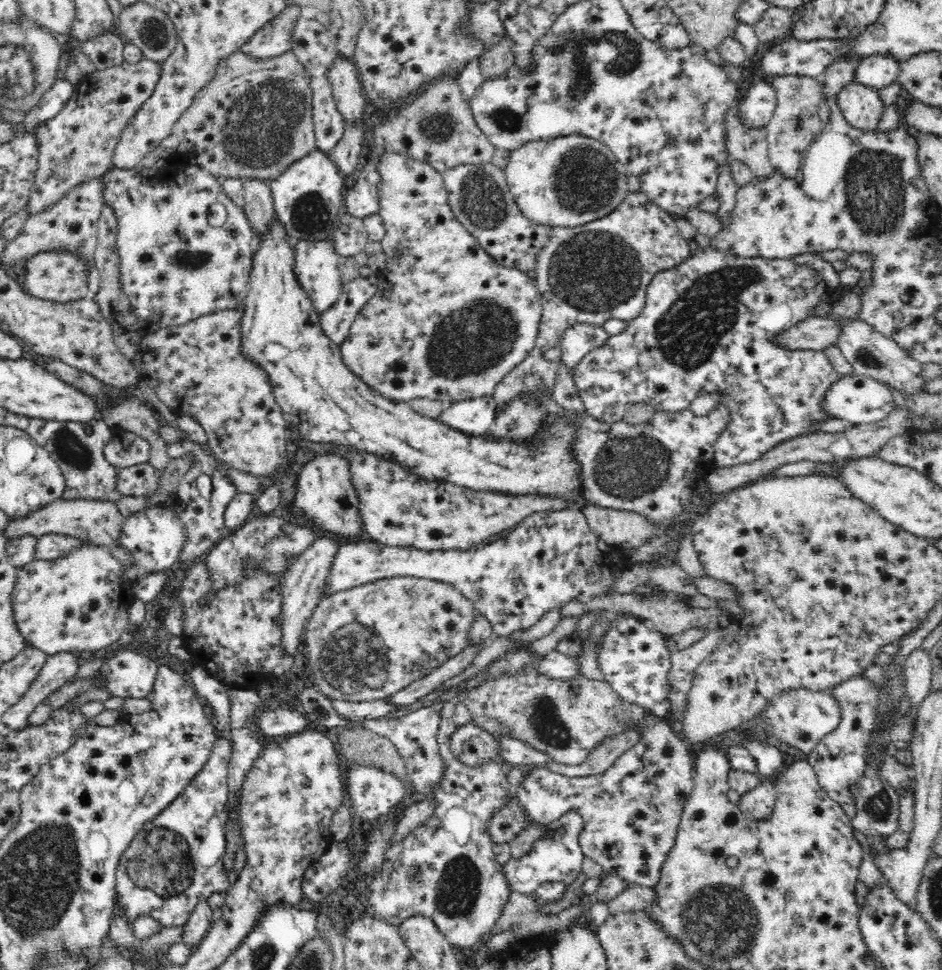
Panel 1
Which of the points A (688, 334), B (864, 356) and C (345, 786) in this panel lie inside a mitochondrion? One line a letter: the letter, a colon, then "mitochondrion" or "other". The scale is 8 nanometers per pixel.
A: mitochondrion
B: mitochondrion
C: other

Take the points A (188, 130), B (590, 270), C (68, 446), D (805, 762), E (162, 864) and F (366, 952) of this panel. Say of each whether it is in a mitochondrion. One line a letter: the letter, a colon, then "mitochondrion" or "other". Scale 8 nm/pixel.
A: other
B: mitochondrion
C: mitochondrion
D: other
E: mitochondrion
F: other

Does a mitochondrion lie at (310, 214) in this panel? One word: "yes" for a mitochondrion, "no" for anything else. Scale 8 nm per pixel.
yes

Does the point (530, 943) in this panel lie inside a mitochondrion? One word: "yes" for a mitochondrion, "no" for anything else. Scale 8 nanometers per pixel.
no

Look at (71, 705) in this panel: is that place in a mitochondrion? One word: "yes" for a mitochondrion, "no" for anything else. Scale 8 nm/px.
no

